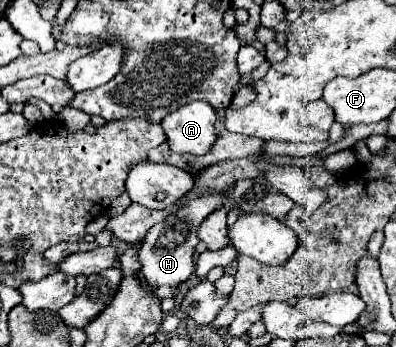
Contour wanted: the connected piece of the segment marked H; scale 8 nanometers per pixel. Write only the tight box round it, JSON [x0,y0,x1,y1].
[139,193,227,287]

